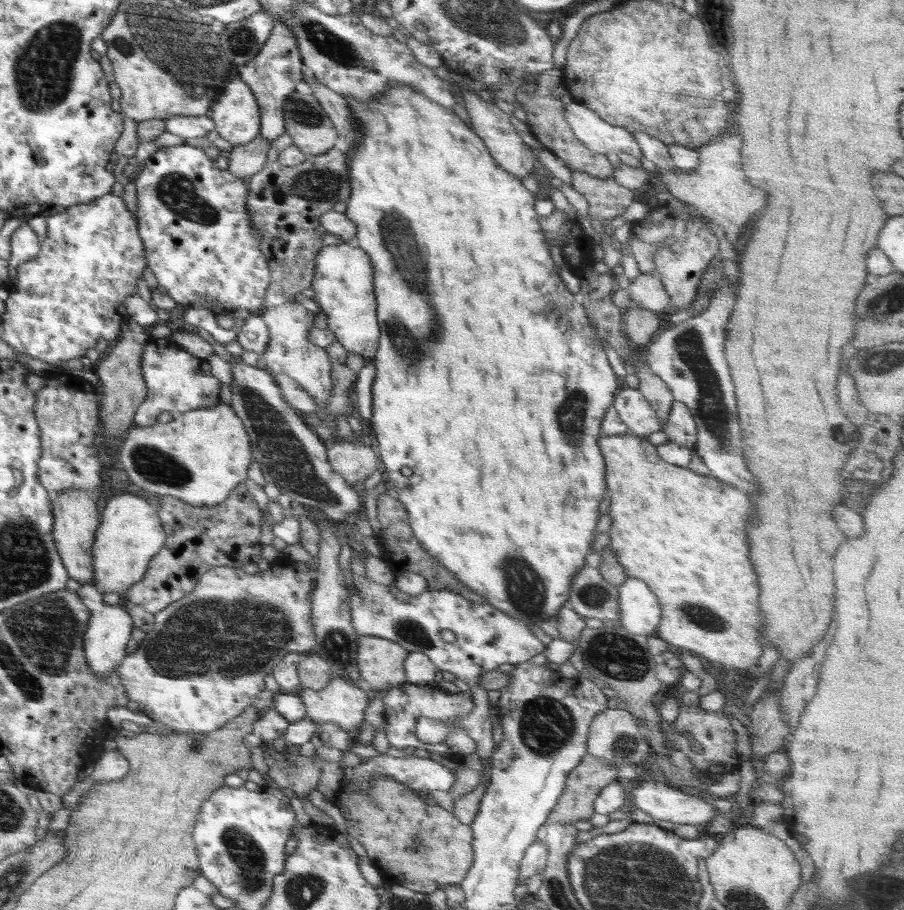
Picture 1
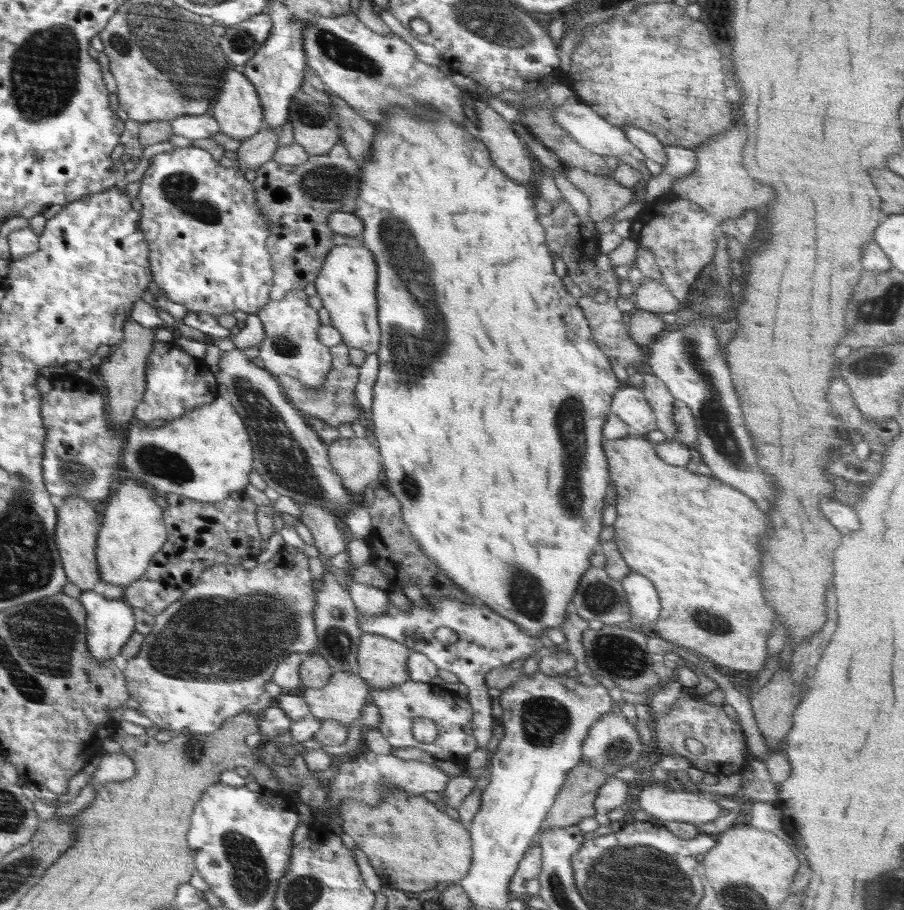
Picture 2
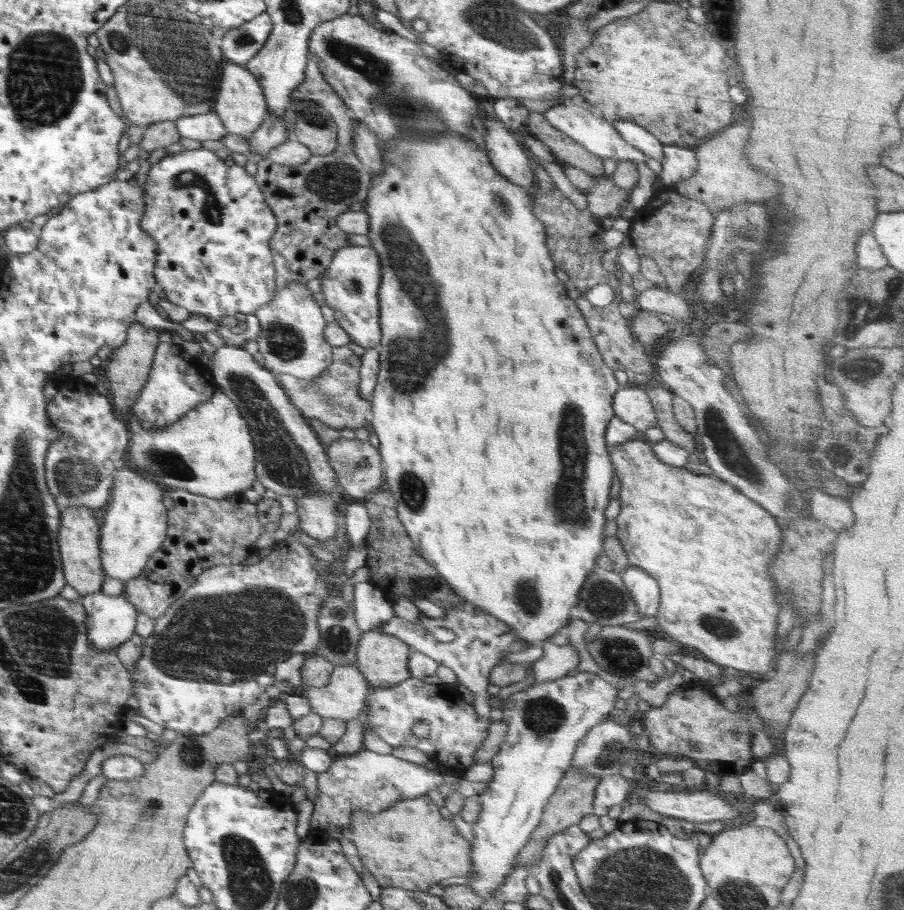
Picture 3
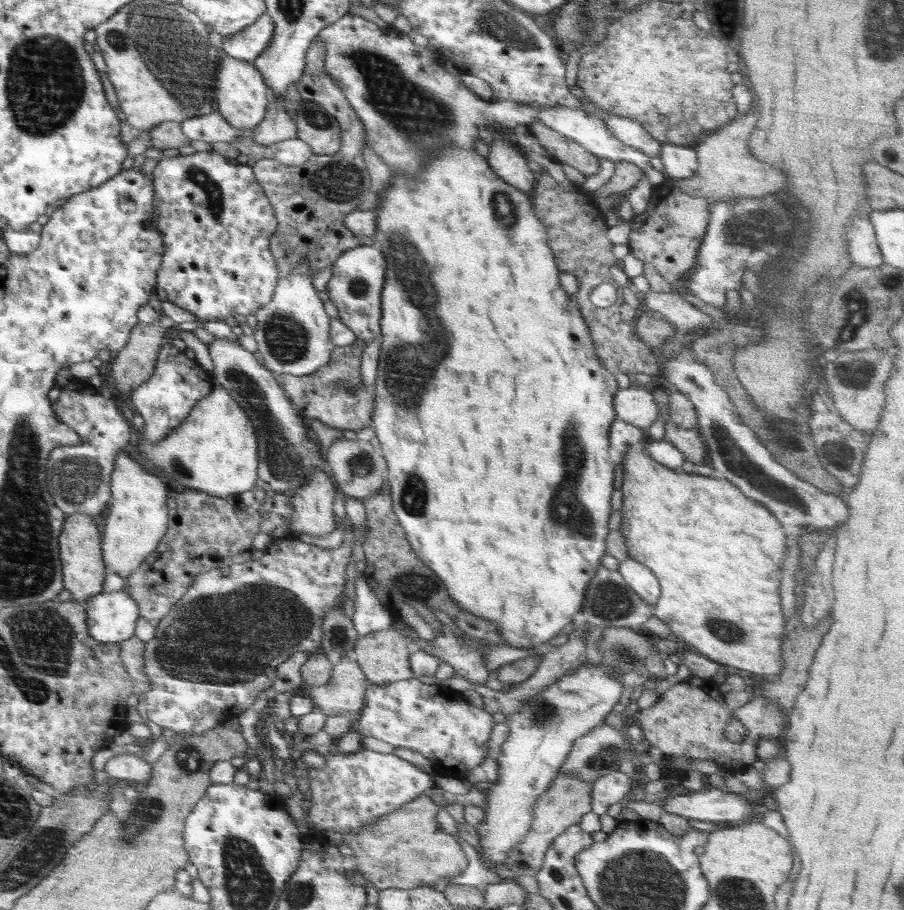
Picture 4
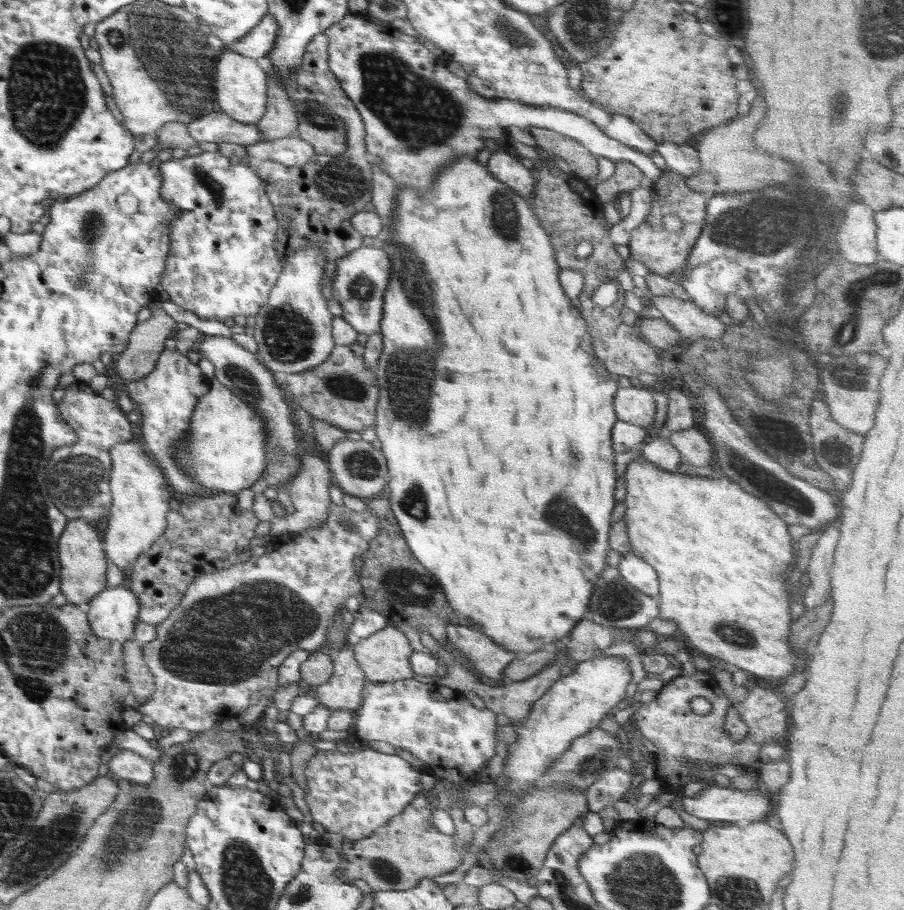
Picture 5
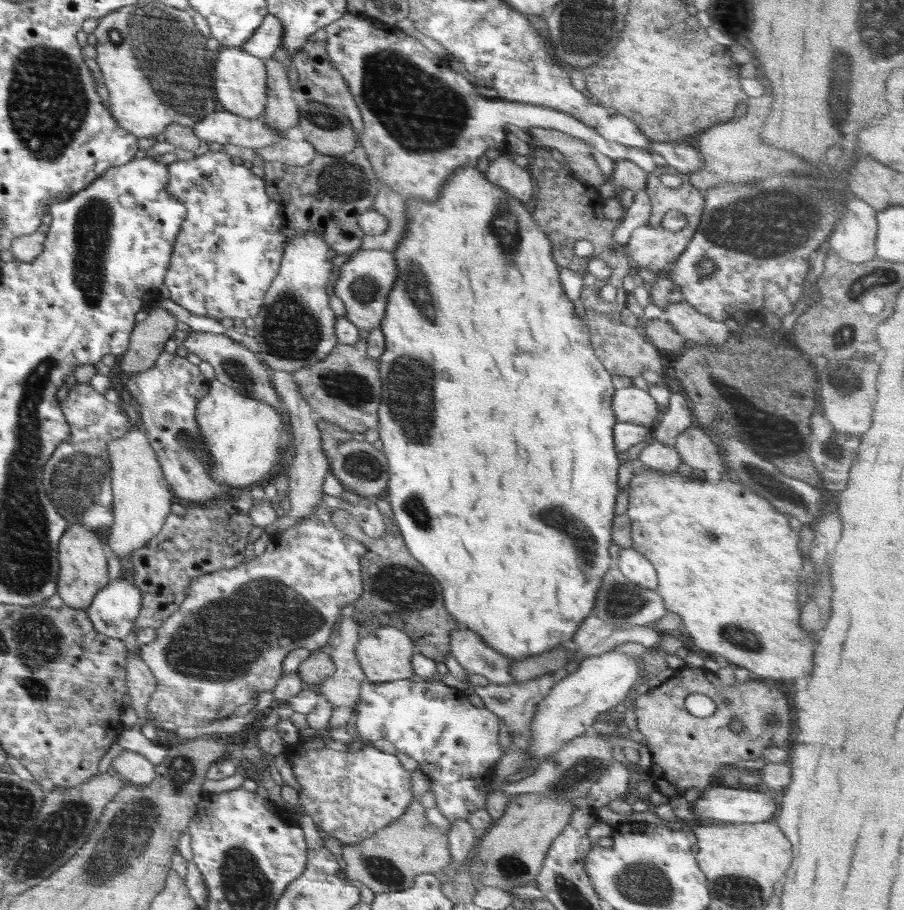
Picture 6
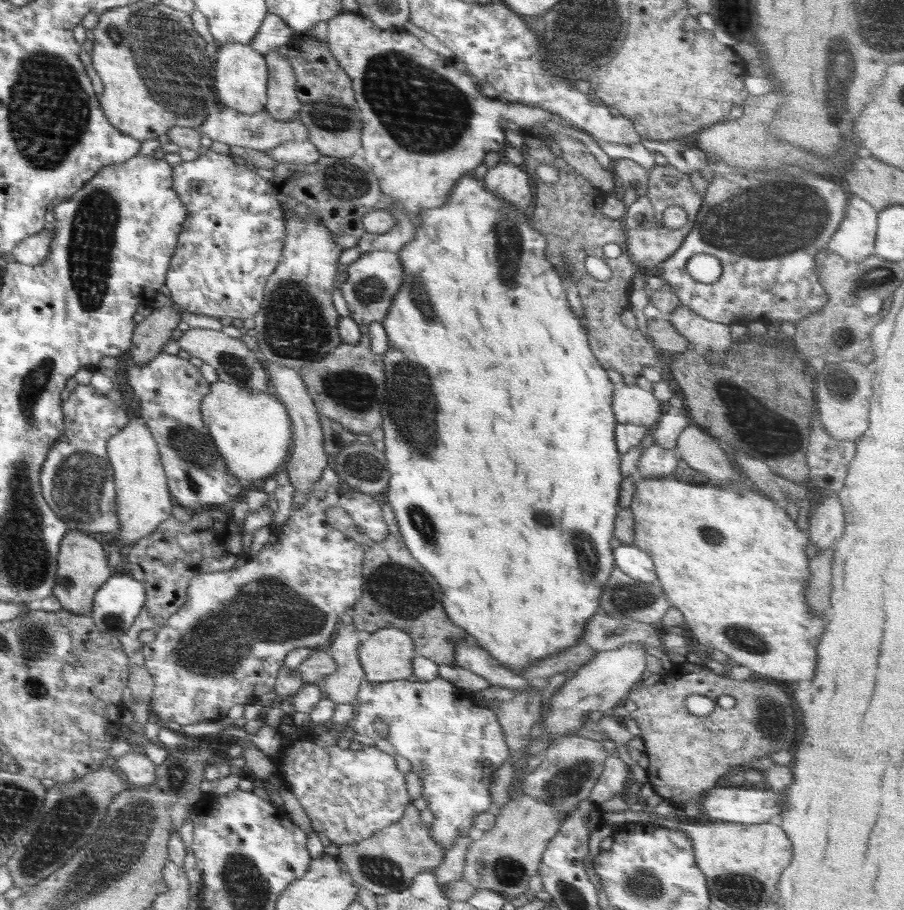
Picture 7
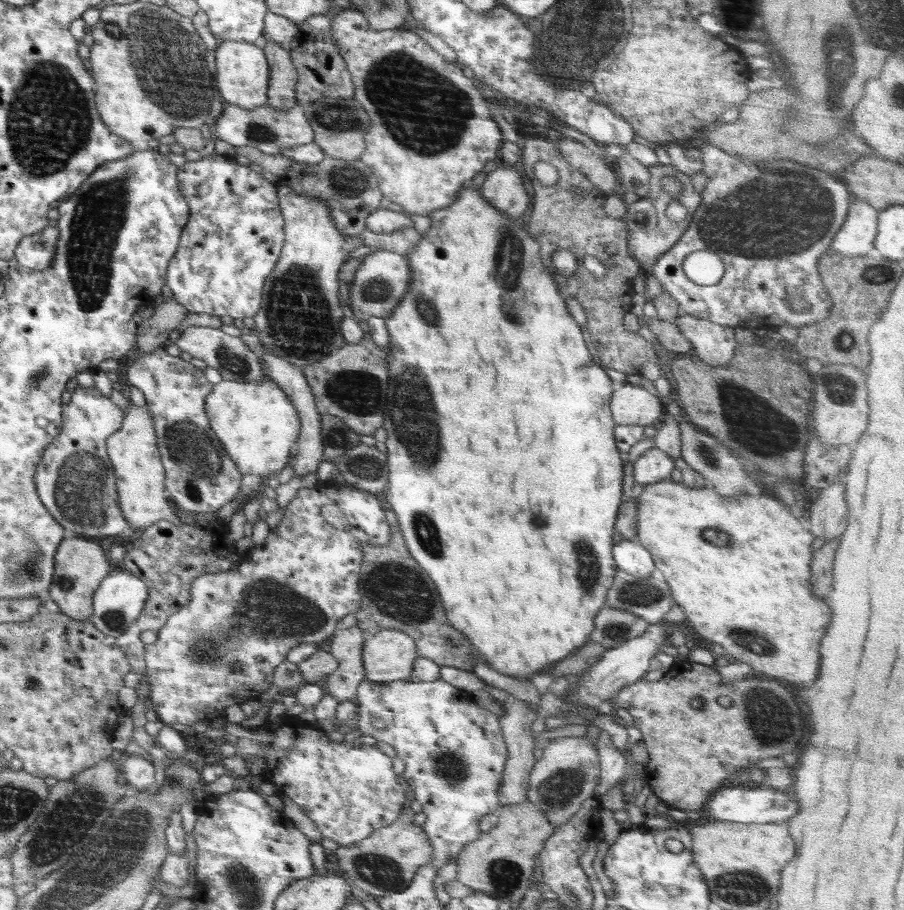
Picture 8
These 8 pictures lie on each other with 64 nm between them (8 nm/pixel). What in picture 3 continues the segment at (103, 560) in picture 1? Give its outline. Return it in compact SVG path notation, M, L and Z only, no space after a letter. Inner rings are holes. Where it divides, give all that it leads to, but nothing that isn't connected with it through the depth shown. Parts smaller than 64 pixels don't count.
M124 464L116 476L112 500L104 516L103 565L108 576L124 582L134 579L145 570L148 559L160 548L167 536L167 509L162 503L166 489L156 481Z

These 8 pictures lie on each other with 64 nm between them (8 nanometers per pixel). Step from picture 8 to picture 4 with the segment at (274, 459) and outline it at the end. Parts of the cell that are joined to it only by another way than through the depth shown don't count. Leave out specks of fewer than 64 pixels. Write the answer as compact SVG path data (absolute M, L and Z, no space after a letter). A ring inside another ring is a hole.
M218 382L203 400L197 402L190 415L180 427L158 443L146 441L141 430L134 441L135 454L146 466L152 467L172 487L188 488L196 491L225 497L253 490L258 479L259 457L258 440L253 423L246 412L230 397L230 393Z

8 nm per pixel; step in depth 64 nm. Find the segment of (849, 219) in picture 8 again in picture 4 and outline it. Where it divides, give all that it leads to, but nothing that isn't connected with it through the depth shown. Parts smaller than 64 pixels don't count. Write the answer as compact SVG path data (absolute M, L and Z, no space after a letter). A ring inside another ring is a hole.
M868 216L852 218L852 222L848 224L848 232L846 232L848 254L852 262L856 262L860 267L875 267L884 263L874 236L874 227L870 224Z

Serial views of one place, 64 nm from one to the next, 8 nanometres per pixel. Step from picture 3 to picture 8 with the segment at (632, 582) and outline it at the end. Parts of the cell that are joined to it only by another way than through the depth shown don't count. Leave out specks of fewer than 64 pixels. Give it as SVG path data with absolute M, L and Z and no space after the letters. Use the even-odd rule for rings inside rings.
M622 539L612 547L614 562L618 569L631 575L646 578L657 573L654 559L646 548L635 539Z

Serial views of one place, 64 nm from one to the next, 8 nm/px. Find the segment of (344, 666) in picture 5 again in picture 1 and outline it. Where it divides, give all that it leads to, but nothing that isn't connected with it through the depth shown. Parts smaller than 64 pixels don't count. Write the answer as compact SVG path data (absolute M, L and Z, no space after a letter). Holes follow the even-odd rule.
M333 678L324 688L317 691L305 688L299 696L306 705L306 718L317 723L336 723L345 731L357 731L372 692L365 685Z

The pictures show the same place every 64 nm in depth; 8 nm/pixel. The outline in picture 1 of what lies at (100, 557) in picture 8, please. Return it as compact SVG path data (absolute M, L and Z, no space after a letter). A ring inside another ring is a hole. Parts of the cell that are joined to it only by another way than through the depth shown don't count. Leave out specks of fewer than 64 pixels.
M72 490L56 492L52 500L55 504L54 536L59 555L63 556L67 572L81 584L94 584L95 578L94 545L100 518L98 518L98 508L92 495L94 495L92 492L86 492L86 490Z

